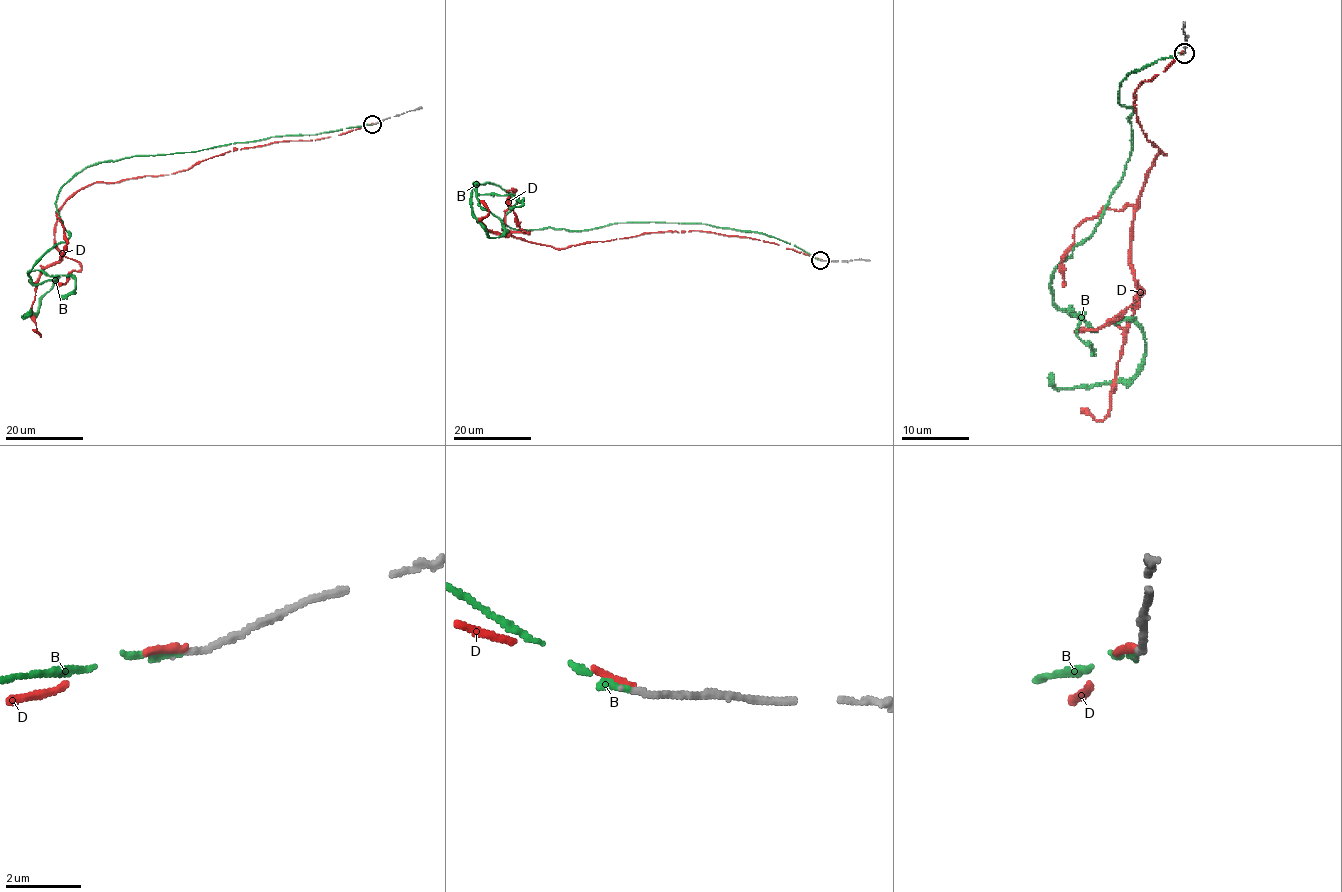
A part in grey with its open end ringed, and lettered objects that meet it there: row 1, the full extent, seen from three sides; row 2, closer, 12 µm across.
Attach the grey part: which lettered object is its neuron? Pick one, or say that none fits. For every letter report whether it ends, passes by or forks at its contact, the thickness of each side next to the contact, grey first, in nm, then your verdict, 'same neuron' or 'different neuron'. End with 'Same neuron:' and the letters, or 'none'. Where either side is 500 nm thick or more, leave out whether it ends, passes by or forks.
B: it ends | 150/170 nm | same neuron
D: it ends | 160/170 nm | different neuron
Same neuron: B

